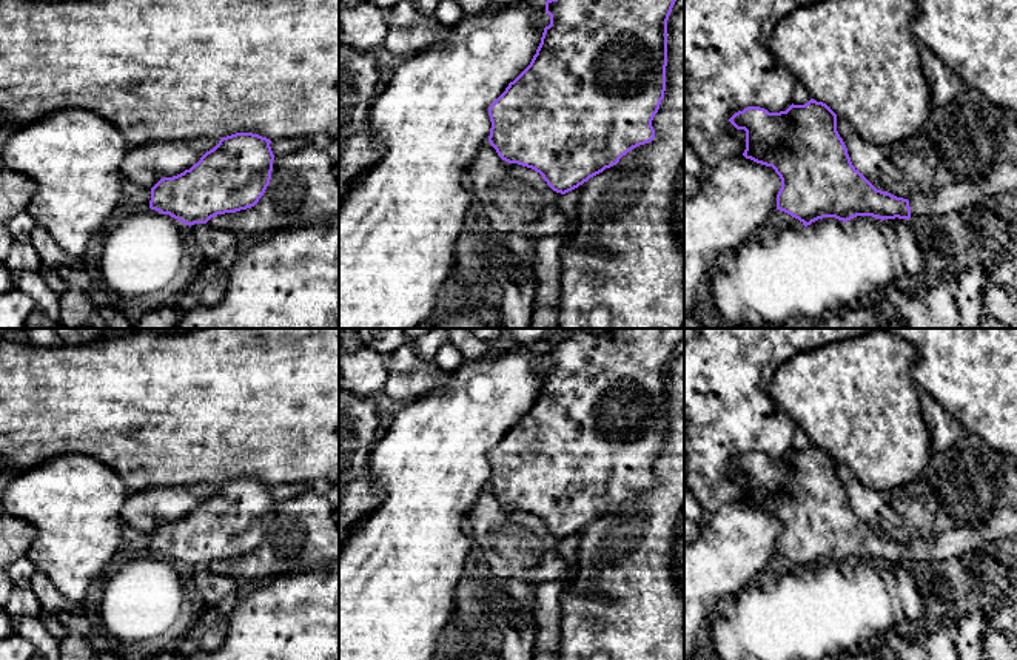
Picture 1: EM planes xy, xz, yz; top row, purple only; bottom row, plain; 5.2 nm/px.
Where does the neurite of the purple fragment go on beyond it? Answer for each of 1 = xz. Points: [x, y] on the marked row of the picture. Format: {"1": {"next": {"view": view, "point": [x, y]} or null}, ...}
{"1": {"next": null}}

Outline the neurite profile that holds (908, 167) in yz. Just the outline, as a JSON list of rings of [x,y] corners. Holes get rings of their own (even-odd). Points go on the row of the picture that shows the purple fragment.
[[[837,117],[837,131],[855,170],[877,190],[903,199],[935,190],[937,153],[923,133],[897,143],[875,145],[841,117]]]

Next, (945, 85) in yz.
[[[920,43],[920,62],[931,88],[931,100],[934,106],[945,106],[965,91],[966,85],[958,74],[923,43]]]

